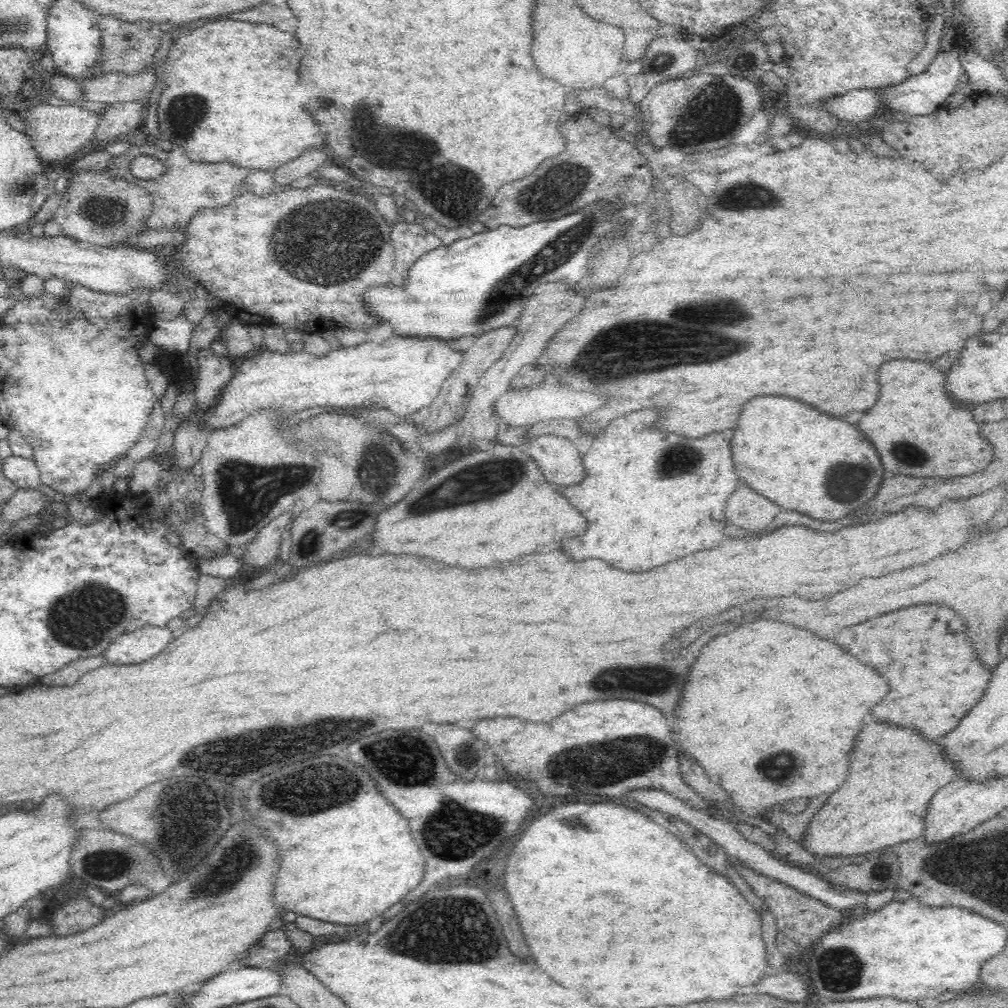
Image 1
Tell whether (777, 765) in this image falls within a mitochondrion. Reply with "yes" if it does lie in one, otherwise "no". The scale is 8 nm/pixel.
yes

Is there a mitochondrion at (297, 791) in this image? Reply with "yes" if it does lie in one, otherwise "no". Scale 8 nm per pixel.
yes

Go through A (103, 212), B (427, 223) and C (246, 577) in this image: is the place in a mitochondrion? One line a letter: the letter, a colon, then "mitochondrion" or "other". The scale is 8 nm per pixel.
A: mitochondrion
B: other
C: other

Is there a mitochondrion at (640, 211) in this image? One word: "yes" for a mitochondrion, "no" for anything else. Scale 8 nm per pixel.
no

